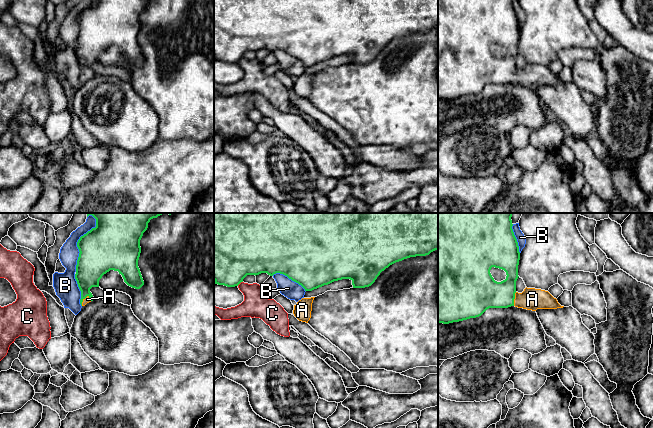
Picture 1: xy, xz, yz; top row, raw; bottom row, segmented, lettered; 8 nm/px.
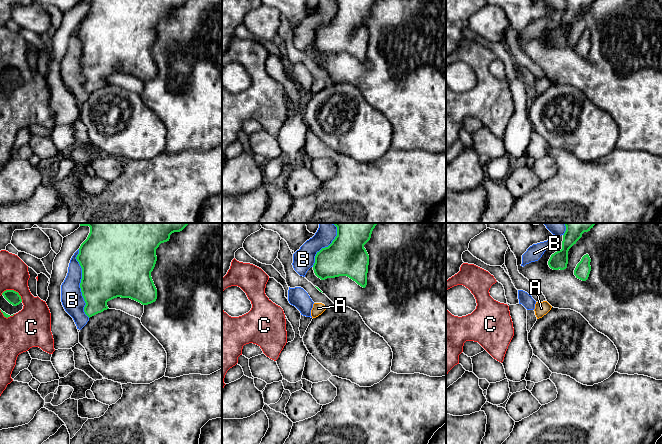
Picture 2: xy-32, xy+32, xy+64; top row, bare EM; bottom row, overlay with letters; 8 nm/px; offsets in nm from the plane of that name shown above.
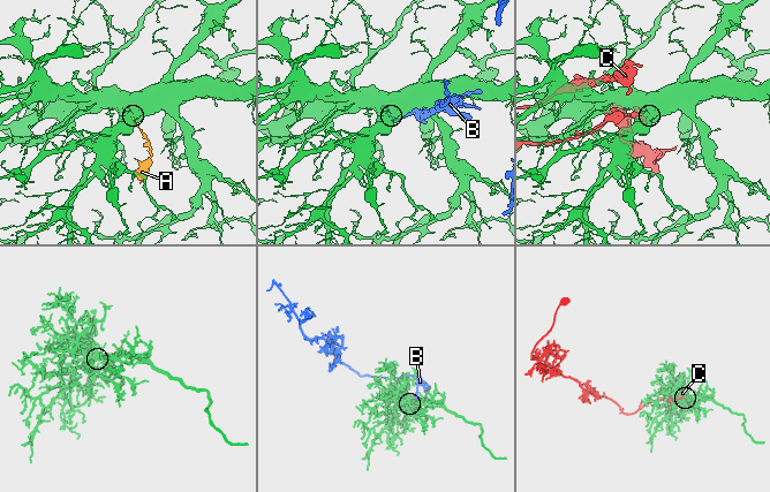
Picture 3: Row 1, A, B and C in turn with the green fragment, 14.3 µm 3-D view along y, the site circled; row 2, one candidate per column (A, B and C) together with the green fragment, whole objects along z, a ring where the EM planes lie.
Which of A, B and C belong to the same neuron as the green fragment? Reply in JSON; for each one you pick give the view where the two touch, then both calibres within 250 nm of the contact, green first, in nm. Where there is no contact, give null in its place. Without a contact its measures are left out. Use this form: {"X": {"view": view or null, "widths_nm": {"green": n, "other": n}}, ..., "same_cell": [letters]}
{"A": {"view": "yz", "widths_nm": {"green": 260, "other": 180}}, "same_cell": ["A"]}

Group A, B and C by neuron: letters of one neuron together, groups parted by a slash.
A / B / C

